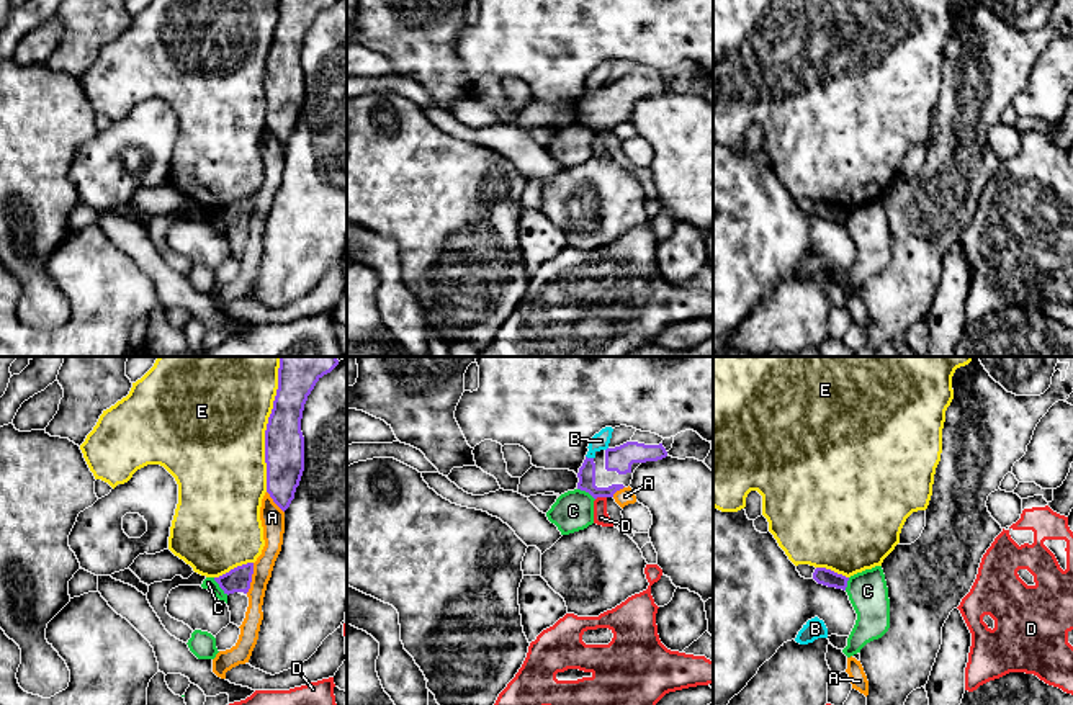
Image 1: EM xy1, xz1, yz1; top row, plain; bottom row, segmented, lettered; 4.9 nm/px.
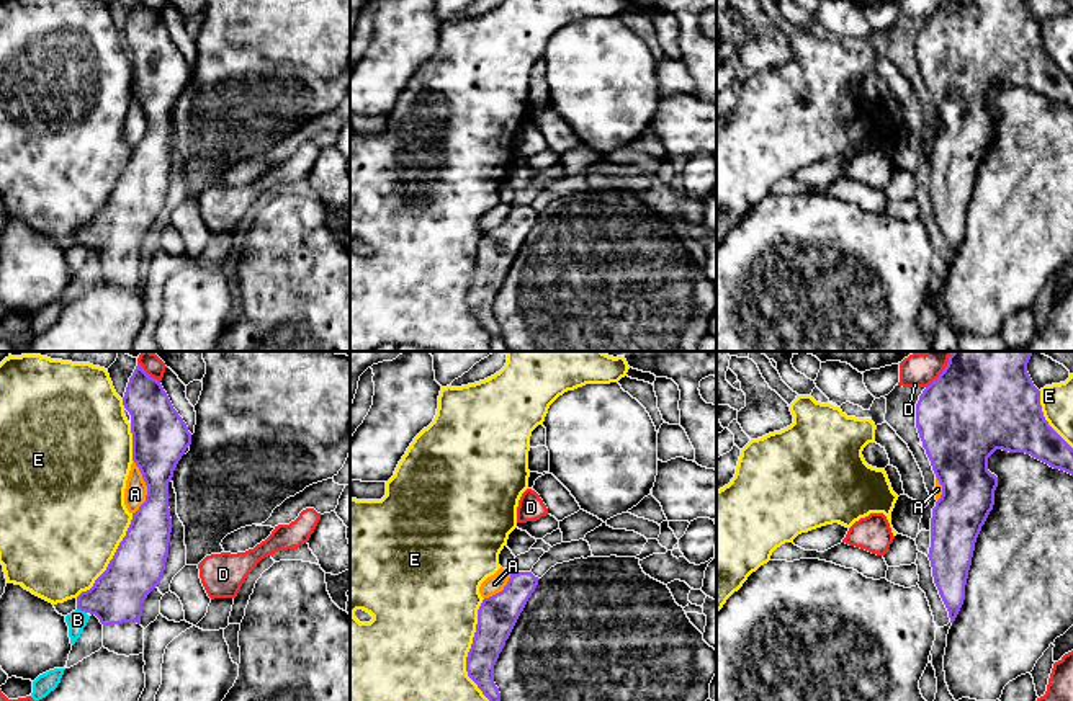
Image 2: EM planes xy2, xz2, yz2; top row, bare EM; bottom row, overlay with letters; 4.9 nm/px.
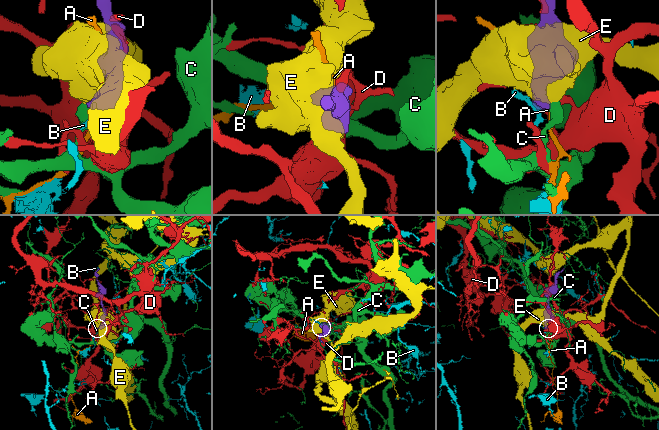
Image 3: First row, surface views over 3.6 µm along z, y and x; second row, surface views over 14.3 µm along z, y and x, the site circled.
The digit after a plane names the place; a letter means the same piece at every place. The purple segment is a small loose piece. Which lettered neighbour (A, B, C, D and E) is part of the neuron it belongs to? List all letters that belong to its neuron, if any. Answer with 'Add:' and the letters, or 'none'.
Add: none

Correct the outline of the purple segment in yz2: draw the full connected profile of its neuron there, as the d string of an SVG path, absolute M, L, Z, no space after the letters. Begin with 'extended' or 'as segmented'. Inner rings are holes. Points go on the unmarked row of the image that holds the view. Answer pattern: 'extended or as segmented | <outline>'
as segmented | M945 0L919 29L916 62L932 105L942 119L942 129L932 142L929 194L934 217L955 255L963 234L976 172L994 139L998 111L988 105L988 92L996 85L1026 87L1053 103L1073 109L1073 82L1048 59L1040 39L1040 25L1034 20L1027 0Z

